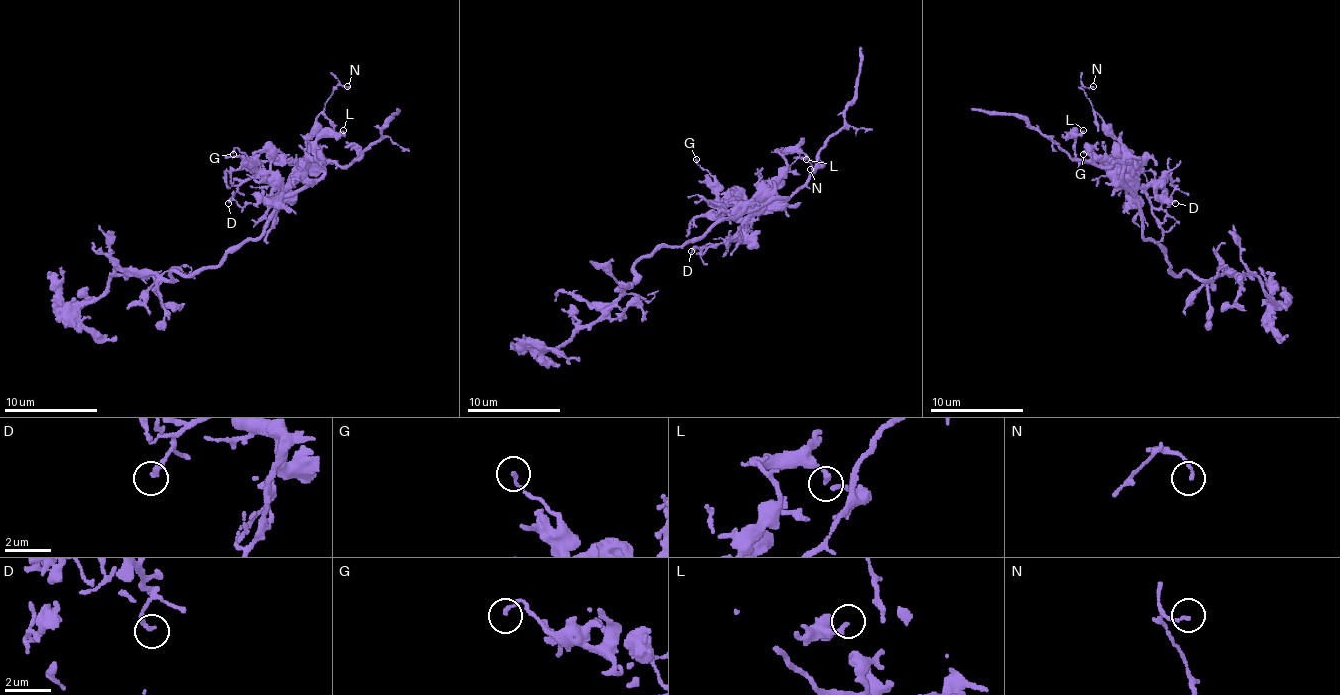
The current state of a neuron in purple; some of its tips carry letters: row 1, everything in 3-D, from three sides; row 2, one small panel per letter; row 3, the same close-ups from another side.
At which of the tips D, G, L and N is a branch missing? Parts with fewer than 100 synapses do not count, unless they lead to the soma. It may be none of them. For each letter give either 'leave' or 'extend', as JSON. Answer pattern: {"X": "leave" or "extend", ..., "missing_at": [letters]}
{"D": "leave", "G": "leave", "L": "leave", "N": "leave", "missing_at": []}

